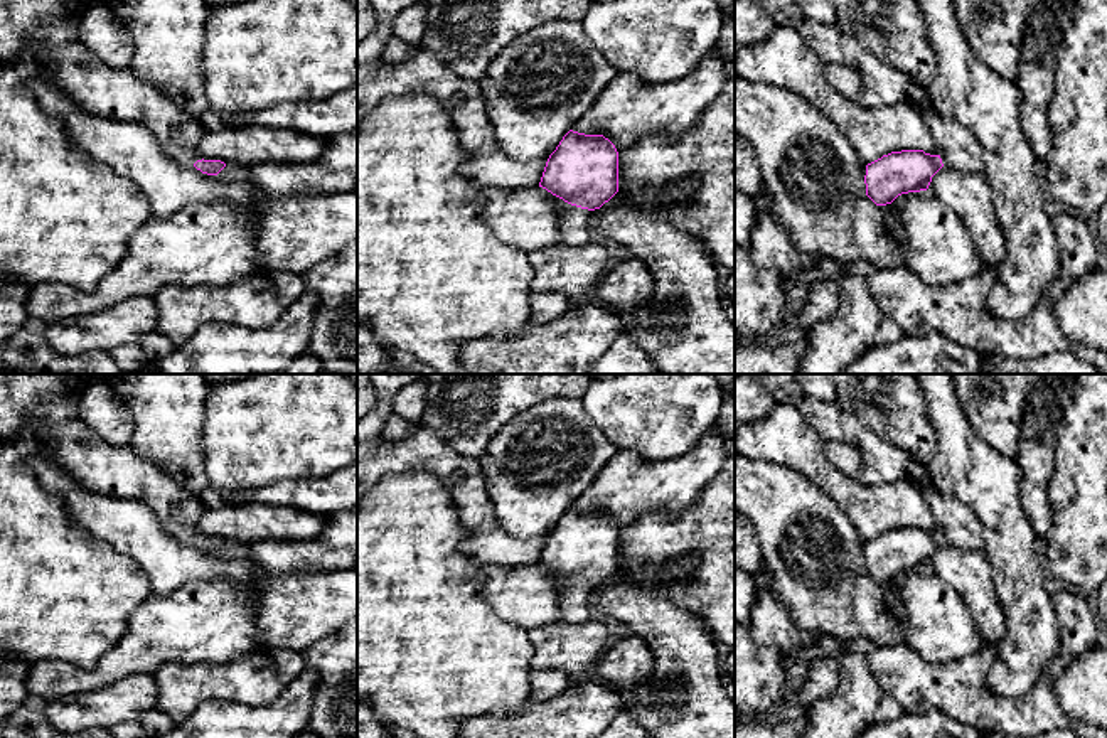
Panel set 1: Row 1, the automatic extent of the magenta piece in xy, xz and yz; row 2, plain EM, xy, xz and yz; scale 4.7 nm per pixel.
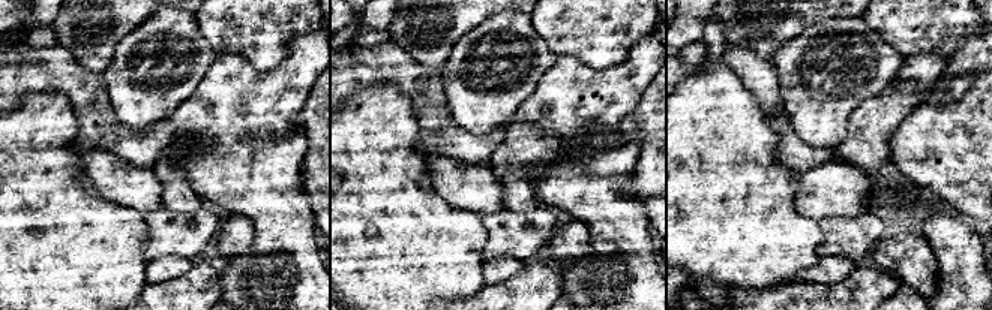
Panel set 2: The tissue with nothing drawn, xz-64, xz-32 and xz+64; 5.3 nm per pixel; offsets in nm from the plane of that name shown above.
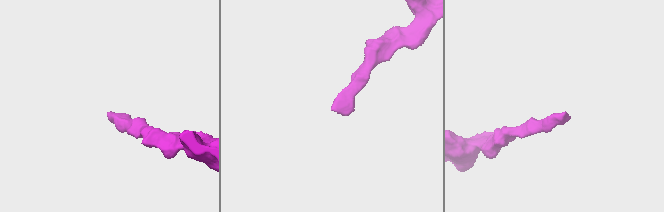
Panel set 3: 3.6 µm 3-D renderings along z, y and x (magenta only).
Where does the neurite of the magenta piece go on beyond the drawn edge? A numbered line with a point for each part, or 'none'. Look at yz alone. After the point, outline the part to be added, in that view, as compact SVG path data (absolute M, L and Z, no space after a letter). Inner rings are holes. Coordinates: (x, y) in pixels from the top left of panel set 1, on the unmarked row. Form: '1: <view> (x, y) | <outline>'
1: yz (959, 526) | M935 487L927 489L923 495L937 517L944 544L971 551L984 549L981 522L969 505Z

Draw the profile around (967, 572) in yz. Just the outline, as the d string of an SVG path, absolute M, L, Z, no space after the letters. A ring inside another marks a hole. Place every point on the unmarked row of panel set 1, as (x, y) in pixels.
M942 544L927 566L965 603L981 637L996 645L1006 632L1006 617L996 598L991 564L984 549L960 549Z

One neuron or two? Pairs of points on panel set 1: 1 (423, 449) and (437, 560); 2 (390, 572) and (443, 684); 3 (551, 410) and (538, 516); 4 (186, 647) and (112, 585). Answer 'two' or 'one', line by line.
1: two
2: one
3: one
4: two

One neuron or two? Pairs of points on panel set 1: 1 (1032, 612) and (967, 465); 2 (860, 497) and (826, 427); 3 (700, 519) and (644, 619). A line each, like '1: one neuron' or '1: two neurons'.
1: one neuron
2: two neurons
3: two neurons

